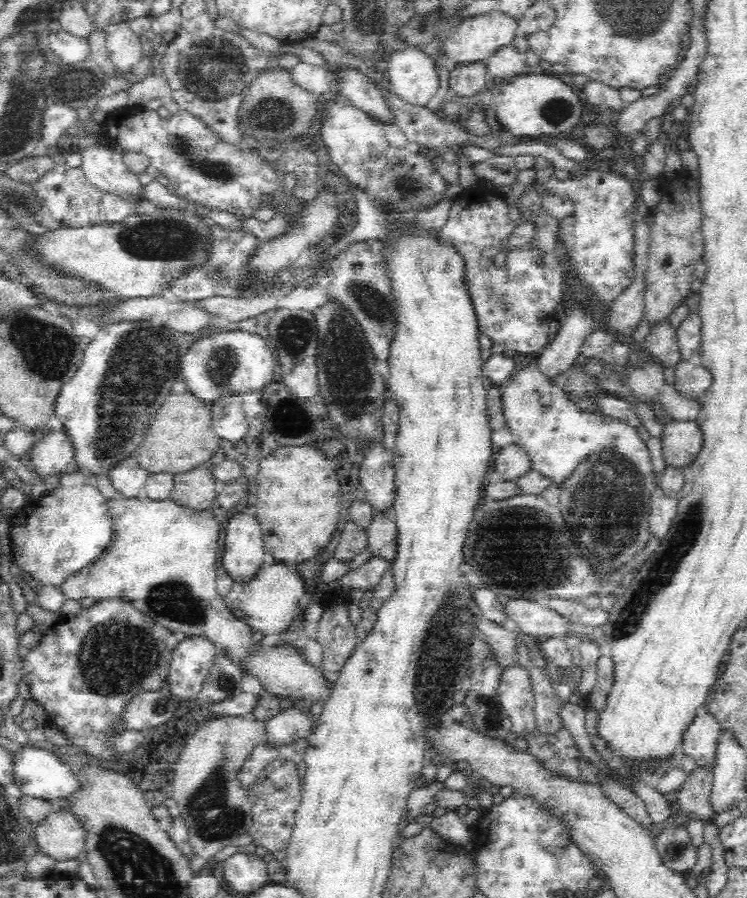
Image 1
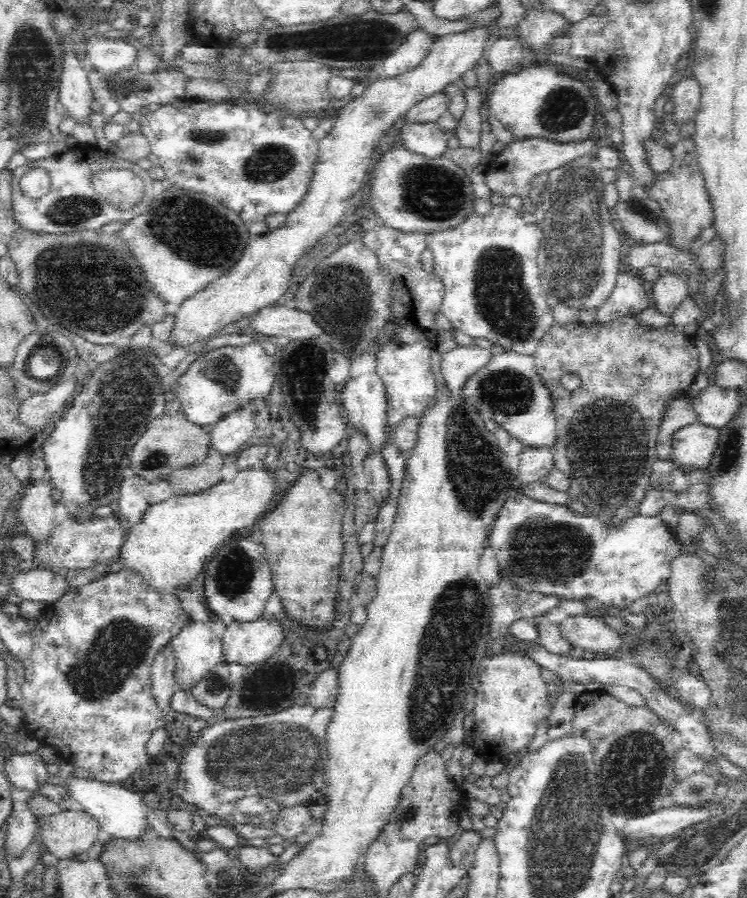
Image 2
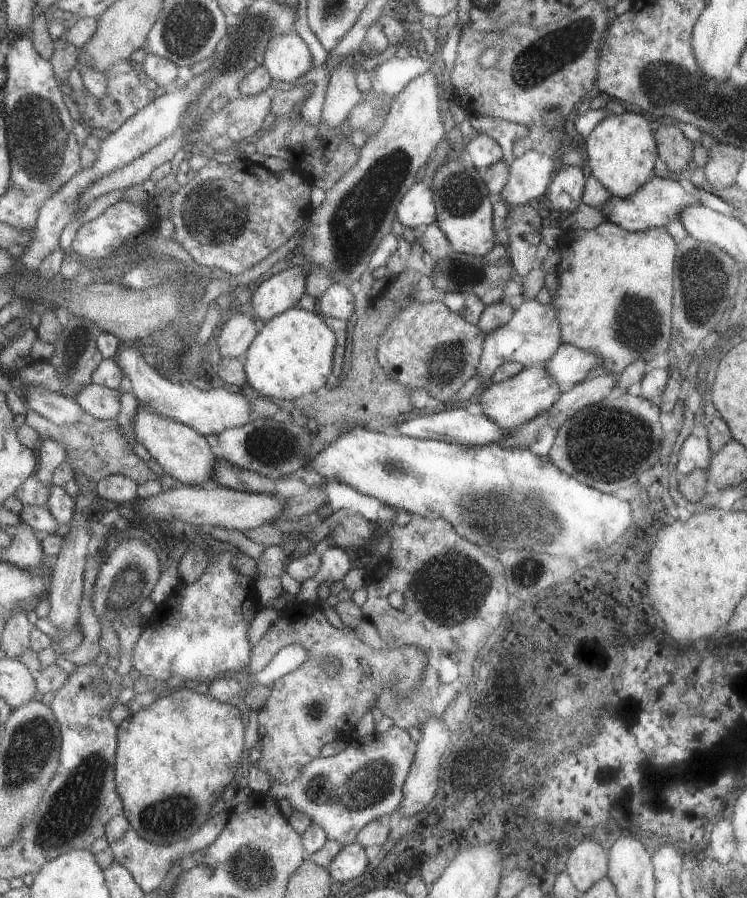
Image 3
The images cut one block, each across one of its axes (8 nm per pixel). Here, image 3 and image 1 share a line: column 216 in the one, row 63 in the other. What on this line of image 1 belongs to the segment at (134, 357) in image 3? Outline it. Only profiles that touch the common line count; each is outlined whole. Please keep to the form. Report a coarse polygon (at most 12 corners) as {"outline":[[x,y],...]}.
{"outline":[[420,48],[391,51],[389,85],[426,107],[439,88]]}

